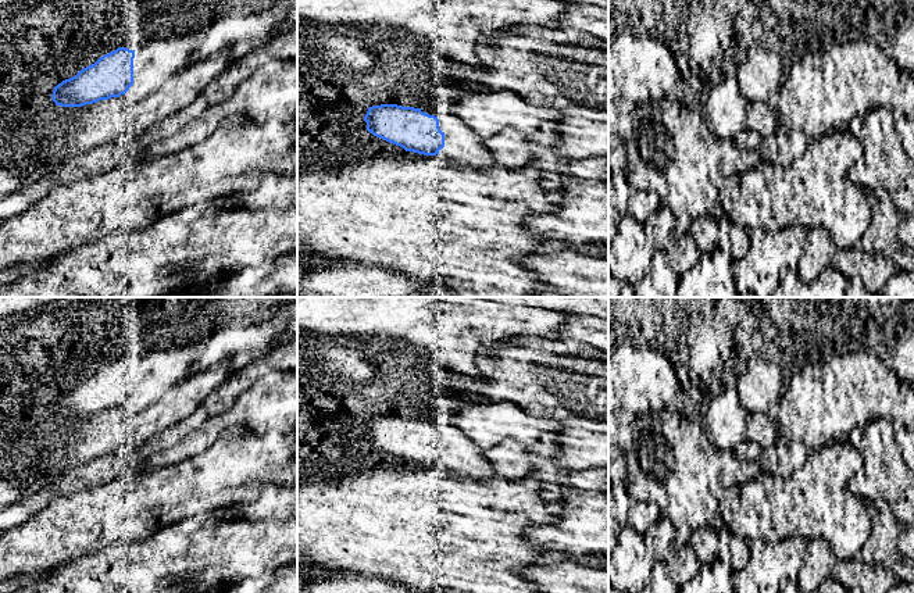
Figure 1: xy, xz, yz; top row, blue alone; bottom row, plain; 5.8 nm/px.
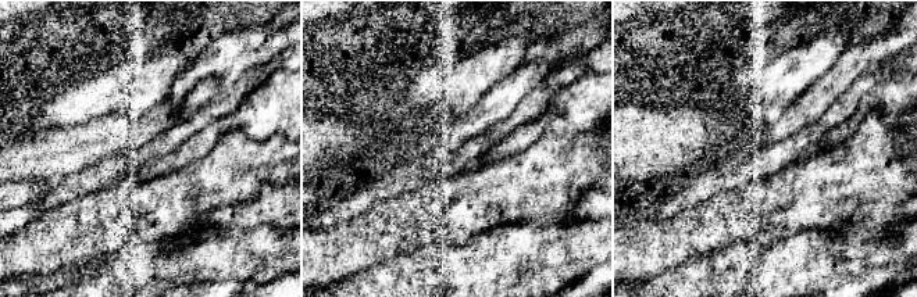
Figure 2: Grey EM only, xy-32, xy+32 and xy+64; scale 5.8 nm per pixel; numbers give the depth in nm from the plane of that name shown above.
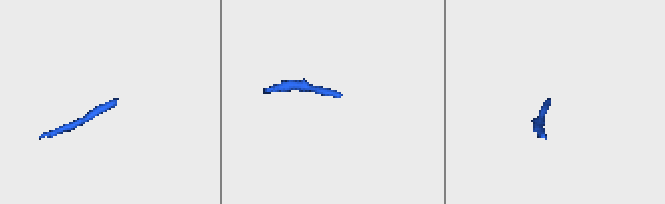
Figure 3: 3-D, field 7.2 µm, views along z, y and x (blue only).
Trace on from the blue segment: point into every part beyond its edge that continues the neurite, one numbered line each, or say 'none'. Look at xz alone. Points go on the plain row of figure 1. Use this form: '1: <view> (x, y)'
1: xz (466, 457)

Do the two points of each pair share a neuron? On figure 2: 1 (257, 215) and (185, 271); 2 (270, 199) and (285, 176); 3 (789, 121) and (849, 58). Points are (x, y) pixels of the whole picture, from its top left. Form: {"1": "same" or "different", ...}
{"1": "different", "2": "different", "3": "same"}

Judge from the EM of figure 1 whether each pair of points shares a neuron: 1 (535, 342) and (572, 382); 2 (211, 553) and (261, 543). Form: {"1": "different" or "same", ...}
{"1": "same", "2": "same"}

